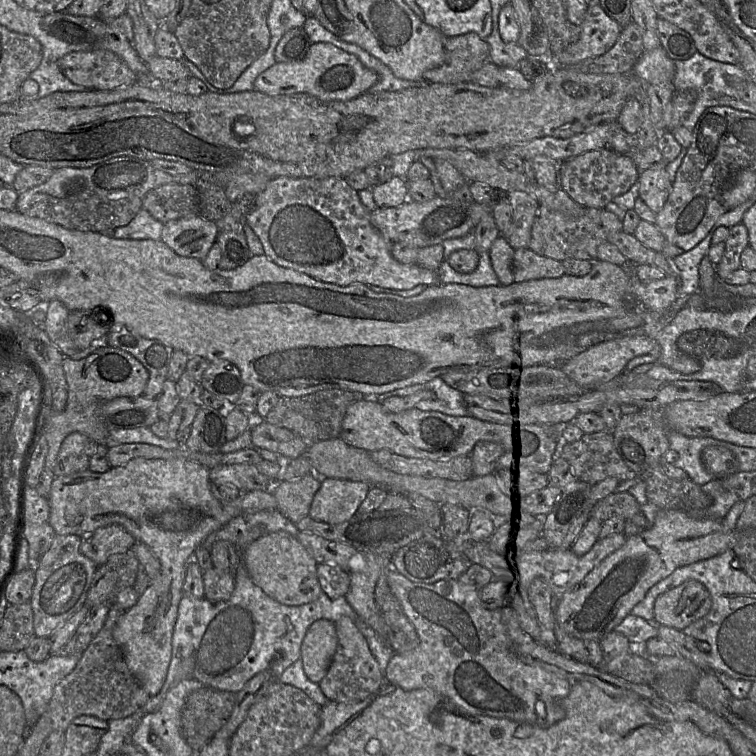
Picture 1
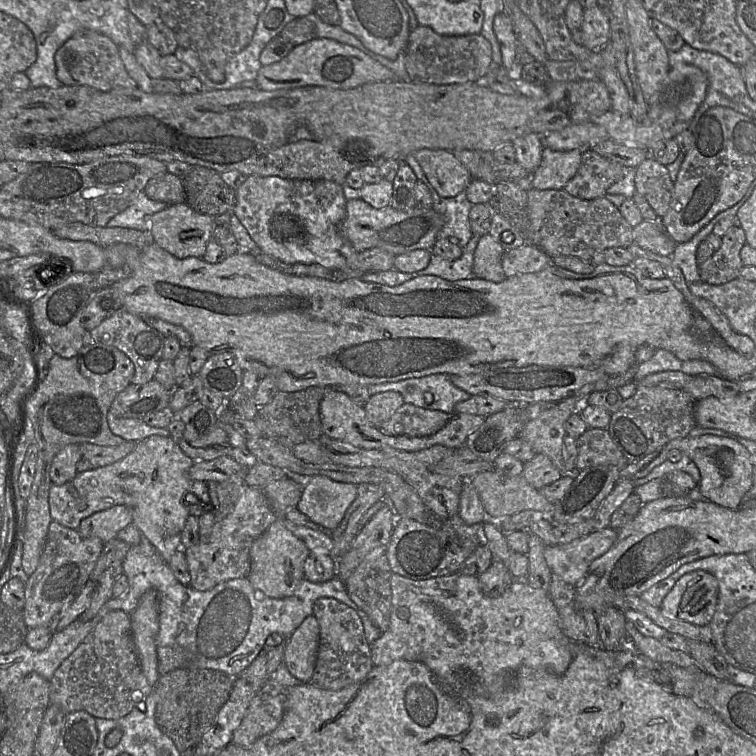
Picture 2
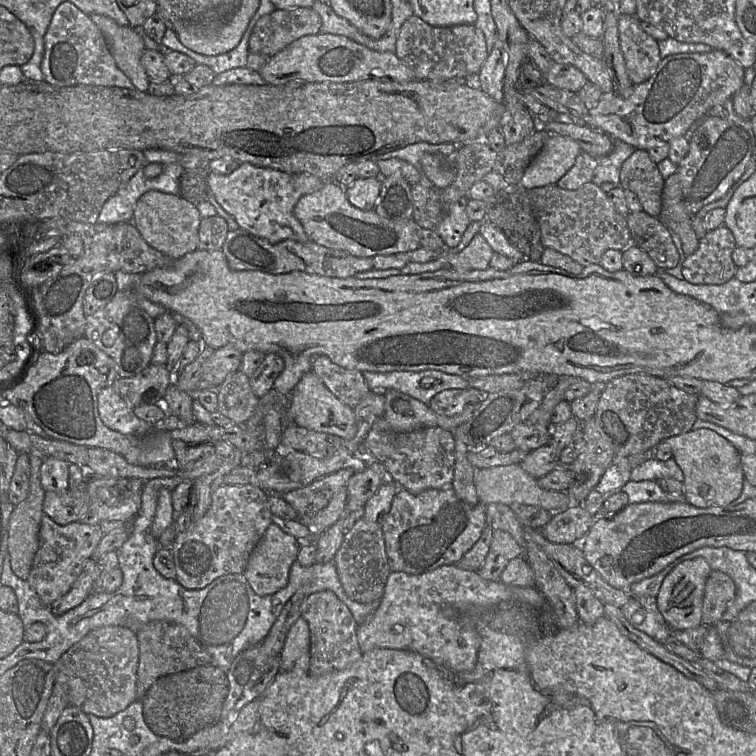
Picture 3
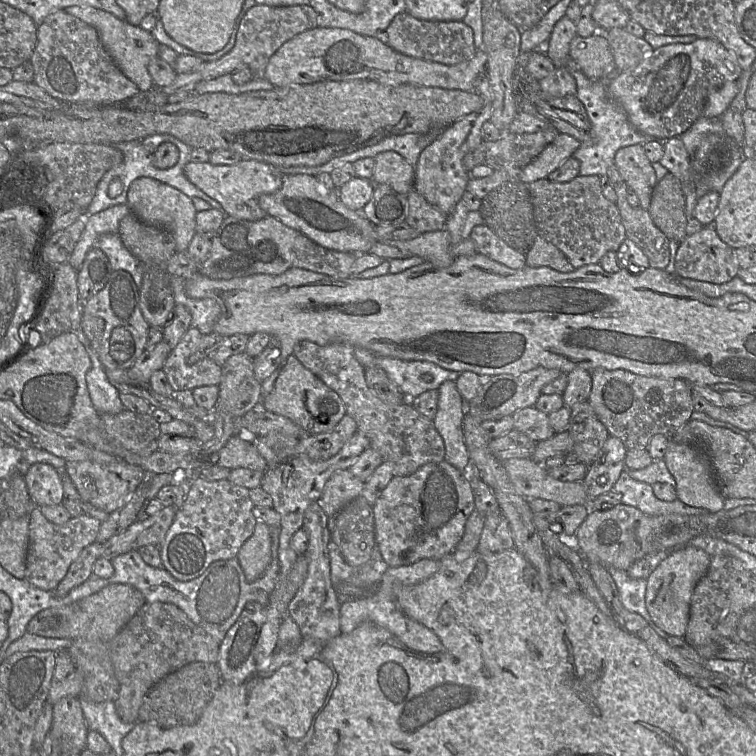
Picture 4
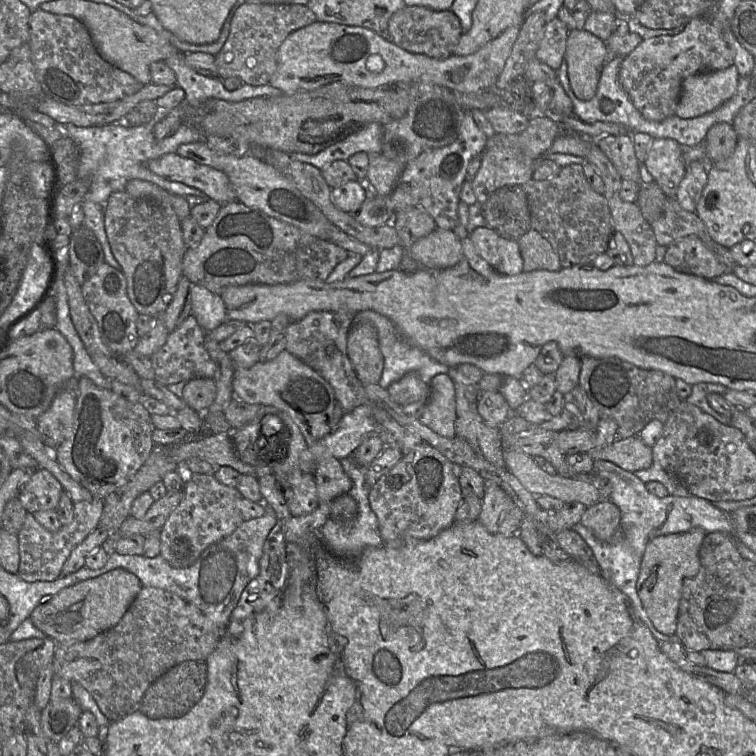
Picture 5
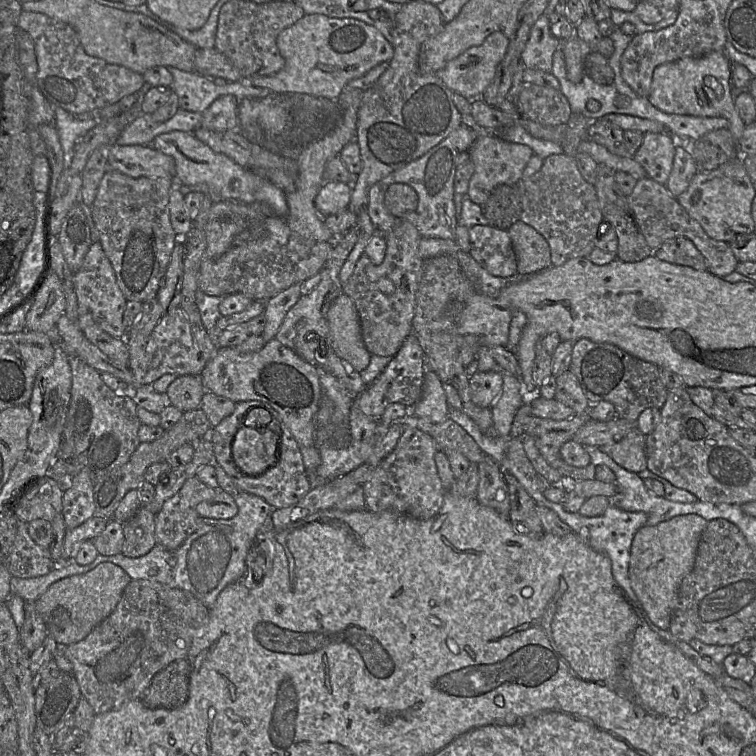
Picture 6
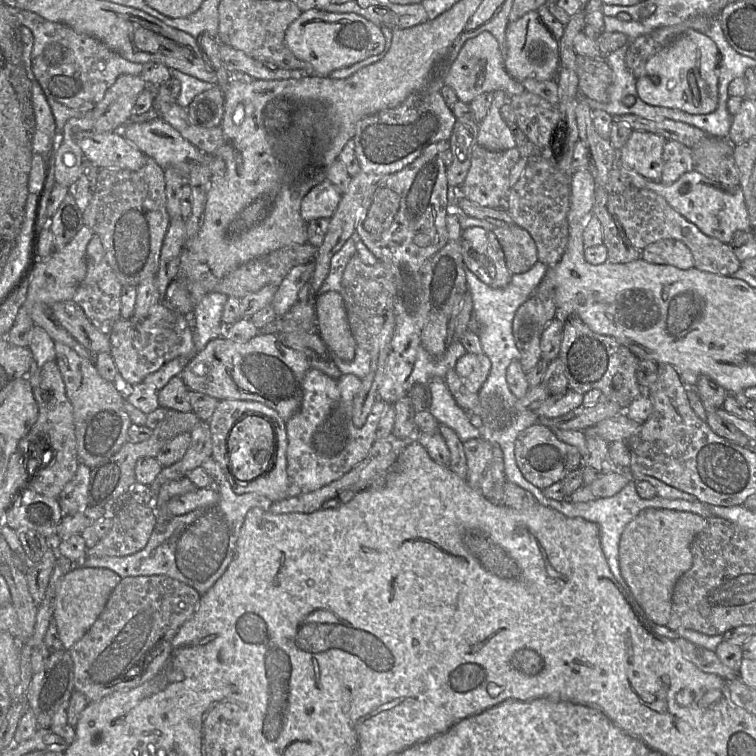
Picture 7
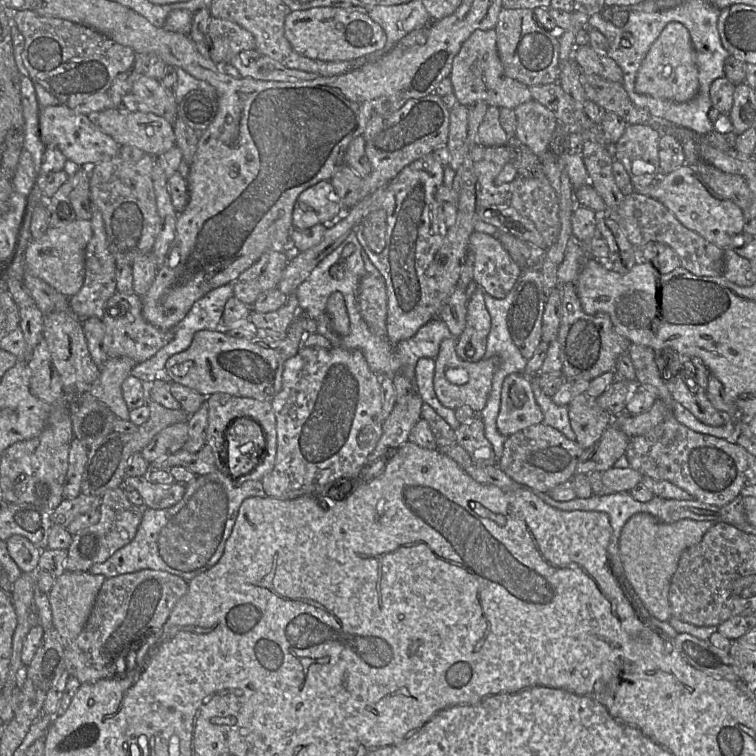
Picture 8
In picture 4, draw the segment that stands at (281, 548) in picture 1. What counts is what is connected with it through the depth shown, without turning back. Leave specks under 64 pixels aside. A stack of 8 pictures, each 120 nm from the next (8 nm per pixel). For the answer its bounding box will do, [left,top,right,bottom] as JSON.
[237,521,272,582]

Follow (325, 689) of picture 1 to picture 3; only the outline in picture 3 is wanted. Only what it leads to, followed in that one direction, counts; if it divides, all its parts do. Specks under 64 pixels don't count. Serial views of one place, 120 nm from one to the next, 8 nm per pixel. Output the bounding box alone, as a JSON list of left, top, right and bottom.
[301,590,362,676]

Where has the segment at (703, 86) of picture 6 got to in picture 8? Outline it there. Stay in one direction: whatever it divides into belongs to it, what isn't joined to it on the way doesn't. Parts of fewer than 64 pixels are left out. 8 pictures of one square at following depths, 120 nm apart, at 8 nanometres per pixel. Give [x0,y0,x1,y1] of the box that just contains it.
[635,22,699,102]

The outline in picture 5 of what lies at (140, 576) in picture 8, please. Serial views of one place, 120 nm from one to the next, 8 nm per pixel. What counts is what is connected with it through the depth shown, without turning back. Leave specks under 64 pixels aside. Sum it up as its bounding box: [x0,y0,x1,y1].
[54,586,224,722]

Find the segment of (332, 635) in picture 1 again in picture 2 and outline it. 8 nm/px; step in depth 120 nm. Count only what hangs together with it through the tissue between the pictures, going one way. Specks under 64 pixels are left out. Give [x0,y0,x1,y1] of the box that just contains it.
[282,615,319,683]

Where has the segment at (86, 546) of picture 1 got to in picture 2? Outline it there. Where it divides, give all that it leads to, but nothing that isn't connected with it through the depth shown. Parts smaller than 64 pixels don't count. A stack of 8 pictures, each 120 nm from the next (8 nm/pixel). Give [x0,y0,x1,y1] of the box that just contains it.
[78,505,133,543]

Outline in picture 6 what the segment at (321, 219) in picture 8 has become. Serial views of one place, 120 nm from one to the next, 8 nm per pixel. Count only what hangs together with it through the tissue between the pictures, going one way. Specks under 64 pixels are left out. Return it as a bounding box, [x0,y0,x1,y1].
[314,182,352,216]

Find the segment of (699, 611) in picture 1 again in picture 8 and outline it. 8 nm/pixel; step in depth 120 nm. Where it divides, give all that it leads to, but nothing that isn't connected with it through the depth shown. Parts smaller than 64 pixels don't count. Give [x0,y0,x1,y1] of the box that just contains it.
[619,513,715,621]

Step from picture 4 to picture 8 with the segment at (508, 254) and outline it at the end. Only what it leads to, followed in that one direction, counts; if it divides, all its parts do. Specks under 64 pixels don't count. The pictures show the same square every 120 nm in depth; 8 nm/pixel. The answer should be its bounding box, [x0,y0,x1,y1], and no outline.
[470,231,522,299]

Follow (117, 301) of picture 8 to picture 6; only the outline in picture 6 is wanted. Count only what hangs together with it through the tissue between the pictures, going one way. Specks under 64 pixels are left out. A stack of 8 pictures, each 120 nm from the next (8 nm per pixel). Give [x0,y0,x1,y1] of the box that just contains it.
[125,307,206,386]

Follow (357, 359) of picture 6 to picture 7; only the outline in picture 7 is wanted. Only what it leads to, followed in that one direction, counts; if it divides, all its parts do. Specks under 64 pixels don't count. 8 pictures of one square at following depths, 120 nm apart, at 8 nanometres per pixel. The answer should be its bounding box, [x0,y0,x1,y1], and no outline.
[315,291,357,360]

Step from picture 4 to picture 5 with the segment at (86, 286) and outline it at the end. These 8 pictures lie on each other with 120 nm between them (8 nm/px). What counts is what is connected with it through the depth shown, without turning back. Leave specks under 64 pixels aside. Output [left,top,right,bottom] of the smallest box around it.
[67,224,105,286]

